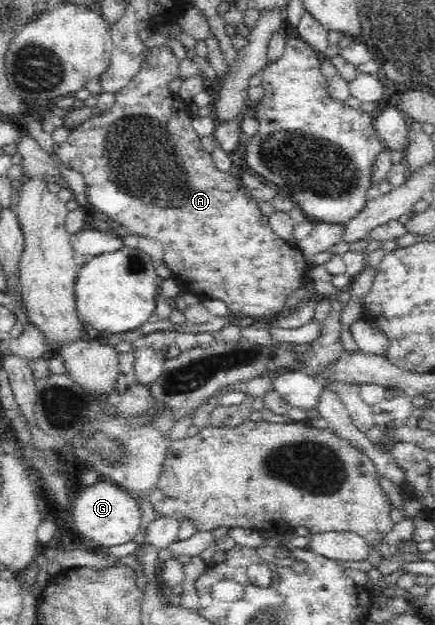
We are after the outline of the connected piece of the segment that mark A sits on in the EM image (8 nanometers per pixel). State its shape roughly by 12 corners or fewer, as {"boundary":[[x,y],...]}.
{"boundary":[[146,49],[53,144],[181,291],[270,318],[308,271]]}

